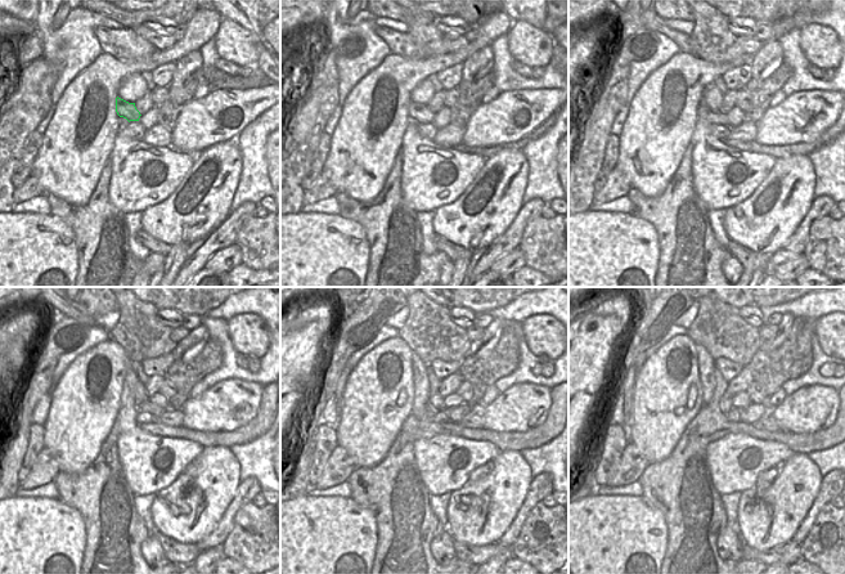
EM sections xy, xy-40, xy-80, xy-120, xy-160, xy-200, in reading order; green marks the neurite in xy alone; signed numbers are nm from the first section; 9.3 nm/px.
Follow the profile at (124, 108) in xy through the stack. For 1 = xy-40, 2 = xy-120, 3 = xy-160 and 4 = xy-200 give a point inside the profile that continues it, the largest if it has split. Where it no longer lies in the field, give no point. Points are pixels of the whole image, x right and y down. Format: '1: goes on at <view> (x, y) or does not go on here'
1: goes on at xy-40 (419, 112)
2: goes on at xy-120 (144, 407)
3: goes on at xy-160 (455, 415)
4: goes on at xy-200 (753, 412)

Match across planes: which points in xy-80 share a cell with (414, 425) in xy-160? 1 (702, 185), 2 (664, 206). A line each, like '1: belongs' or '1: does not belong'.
1: does not belong
2: belongs

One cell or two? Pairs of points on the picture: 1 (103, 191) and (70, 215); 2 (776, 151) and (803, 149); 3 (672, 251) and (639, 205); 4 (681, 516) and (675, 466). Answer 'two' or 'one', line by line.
1: one
2: one
3: one
4: one

